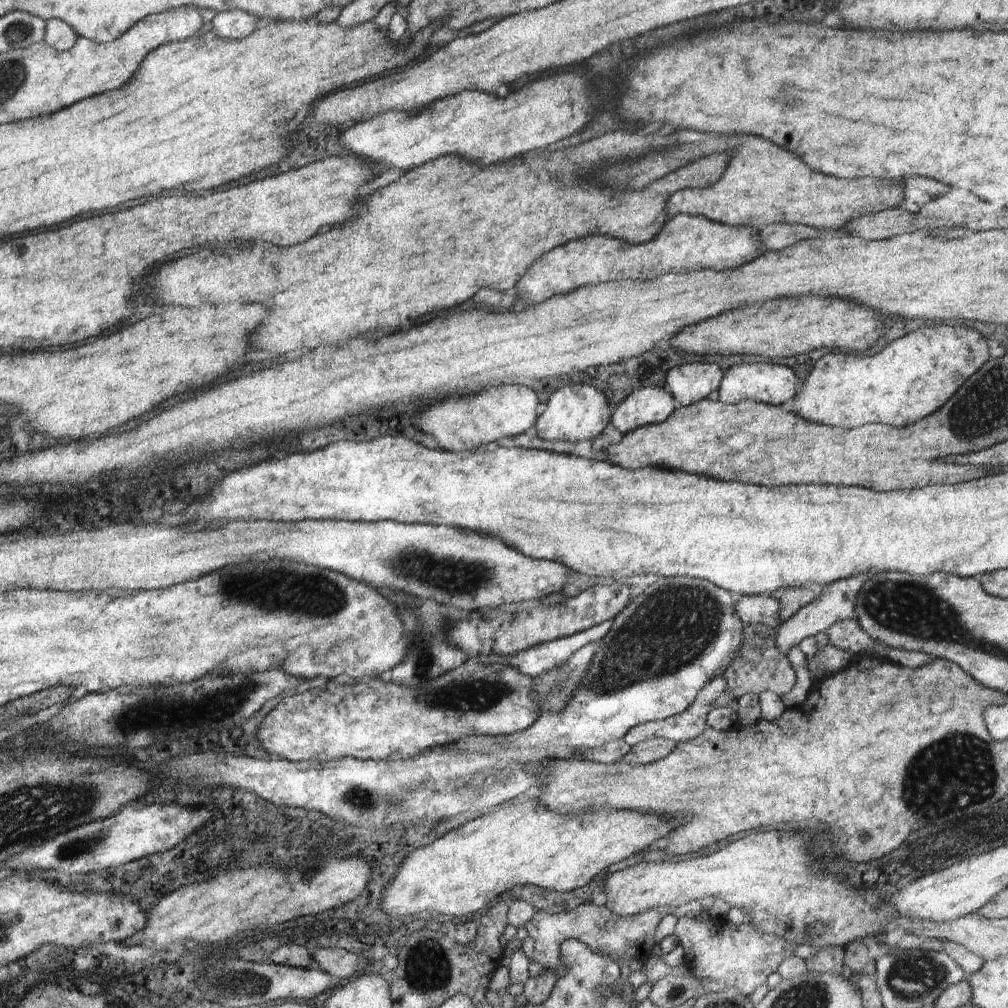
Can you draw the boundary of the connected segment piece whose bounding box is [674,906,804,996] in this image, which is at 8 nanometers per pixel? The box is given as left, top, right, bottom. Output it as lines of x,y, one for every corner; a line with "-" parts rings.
709,907
696,917
678,919
674,934
684,950
684,964
690,975
700,980
702,990
719,992
731,987
748,996
767,984
772,973
778,971
780,962
794,955
794,946
804,942
790,942
773,934
762,934
752,924
734,924
726,918
712,918

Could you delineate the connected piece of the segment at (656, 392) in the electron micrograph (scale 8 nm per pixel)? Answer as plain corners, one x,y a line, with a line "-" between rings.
650,386
634,390
616,408
610,423
623,435
643,426
662,424
676,408
675,398
664,389

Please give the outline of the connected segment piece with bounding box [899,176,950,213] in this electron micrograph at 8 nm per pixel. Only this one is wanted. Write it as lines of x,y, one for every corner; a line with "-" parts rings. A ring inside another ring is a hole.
914,176
906,178
904,180
904,202
899,207
911,213
919,213
924,204
934,200
934,196
946,194
948,190
950,186
944,186
928,178
914,178

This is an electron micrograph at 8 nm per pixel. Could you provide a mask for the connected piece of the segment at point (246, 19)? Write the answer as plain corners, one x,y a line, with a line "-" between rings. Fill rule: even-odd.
240,10
220,11
212,20
212,28
224,40
242,40
250,36
260,20

